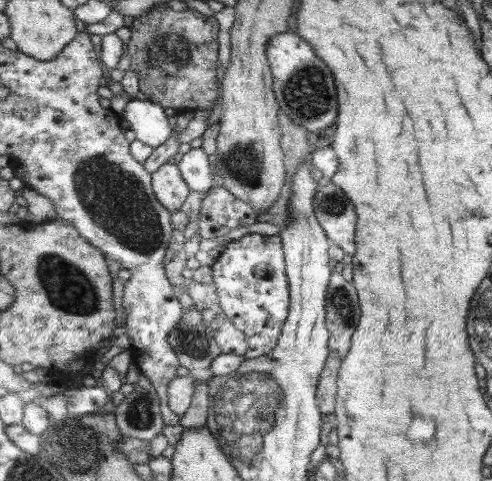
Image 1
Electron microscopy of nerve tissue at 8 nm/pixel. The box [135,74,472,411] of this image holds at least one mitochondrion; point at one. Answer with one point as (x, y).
(243, 162)

